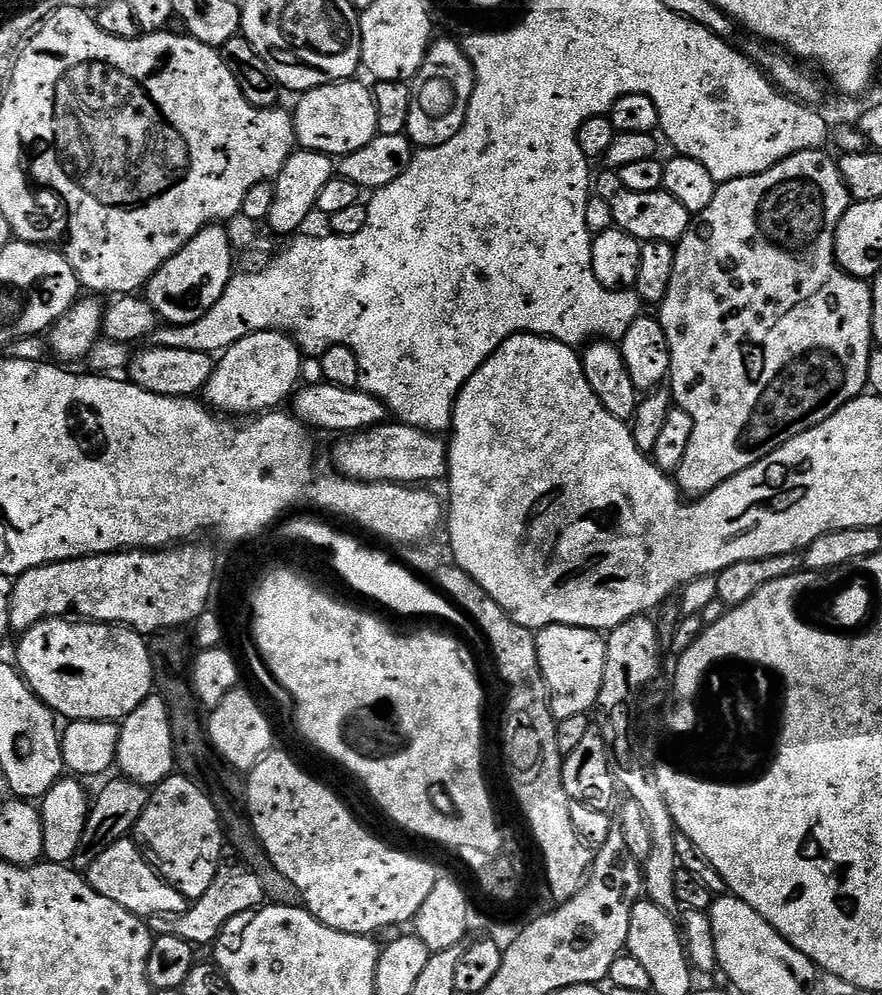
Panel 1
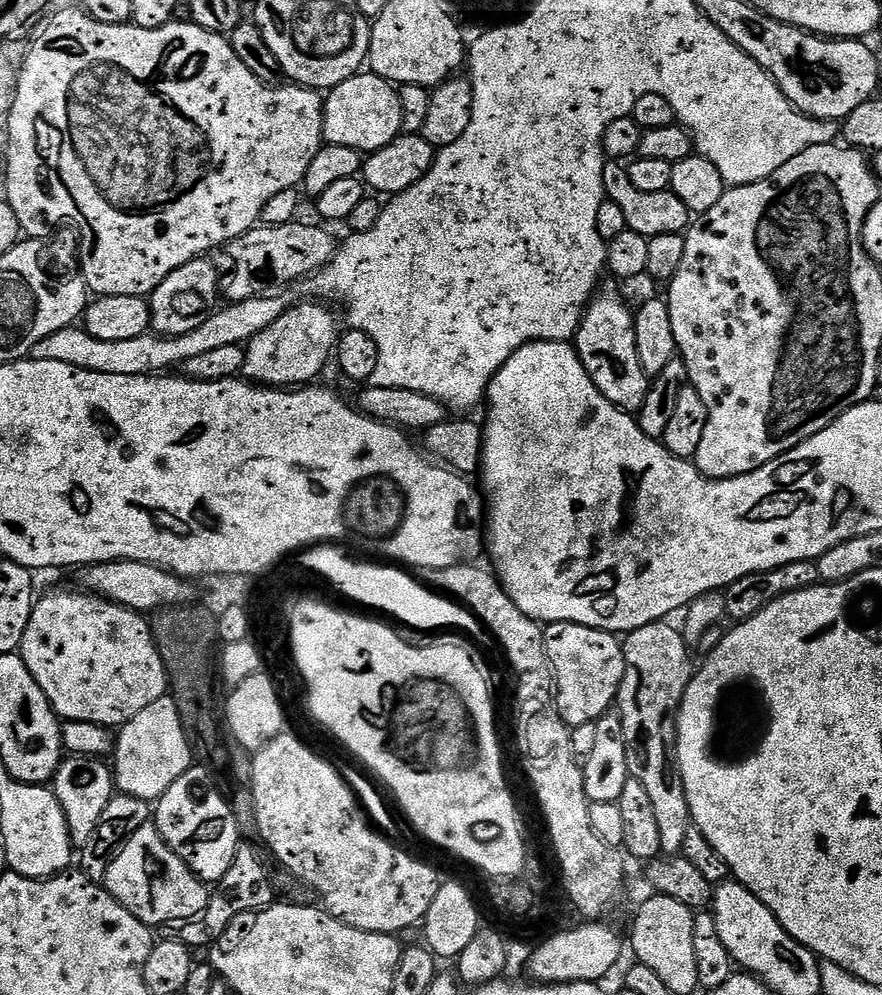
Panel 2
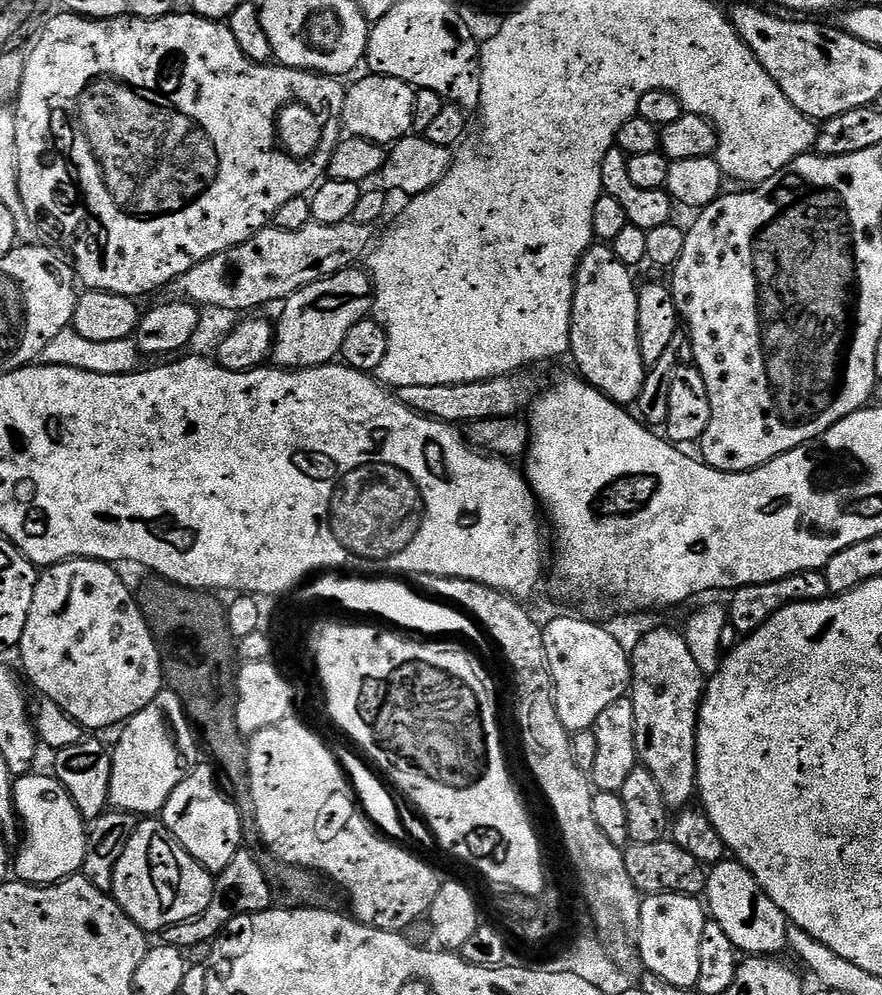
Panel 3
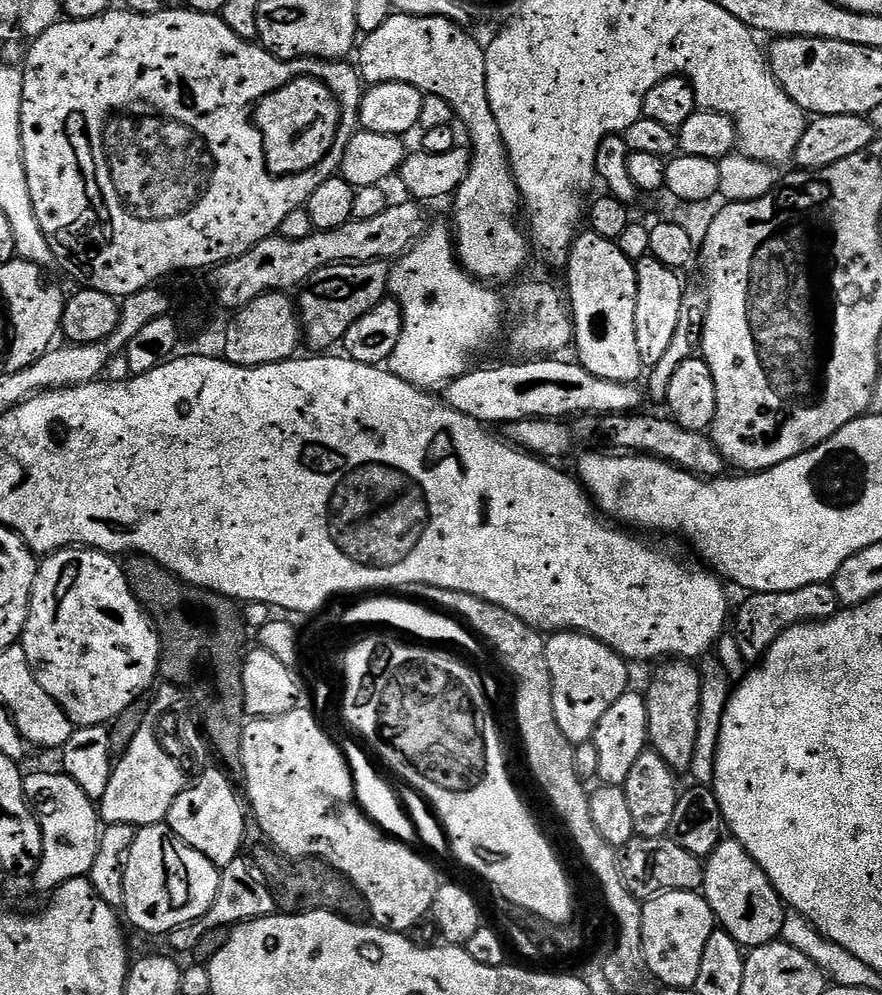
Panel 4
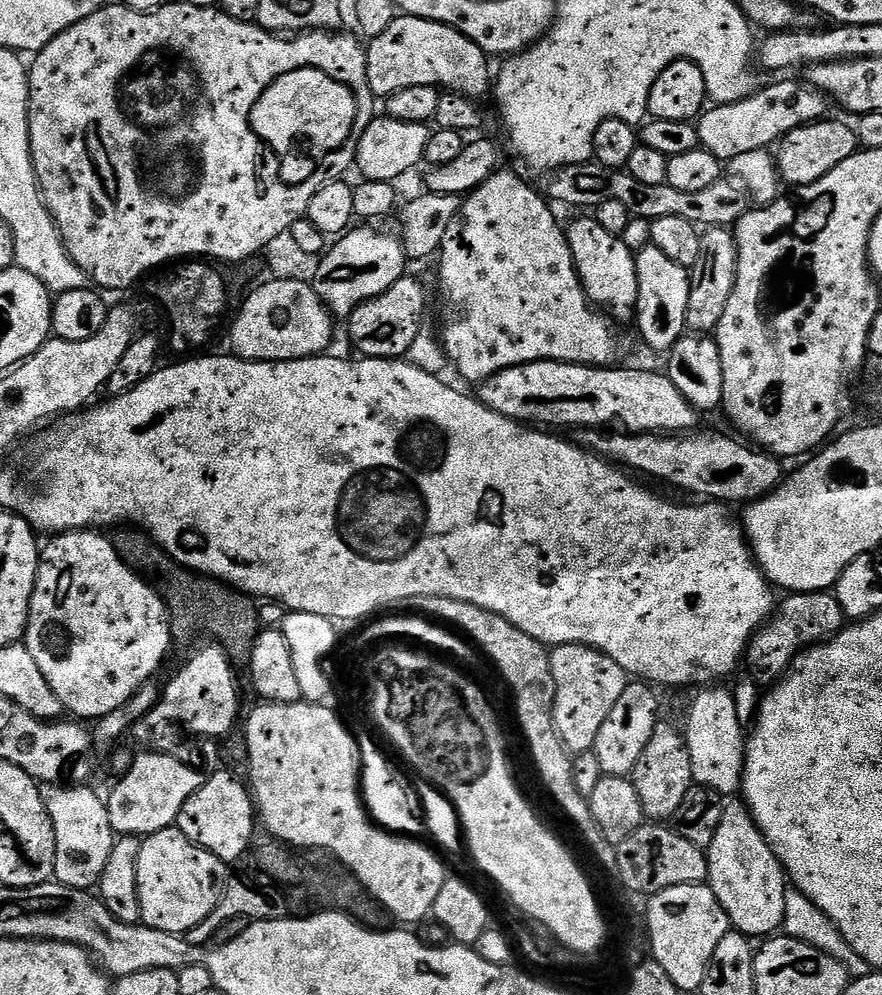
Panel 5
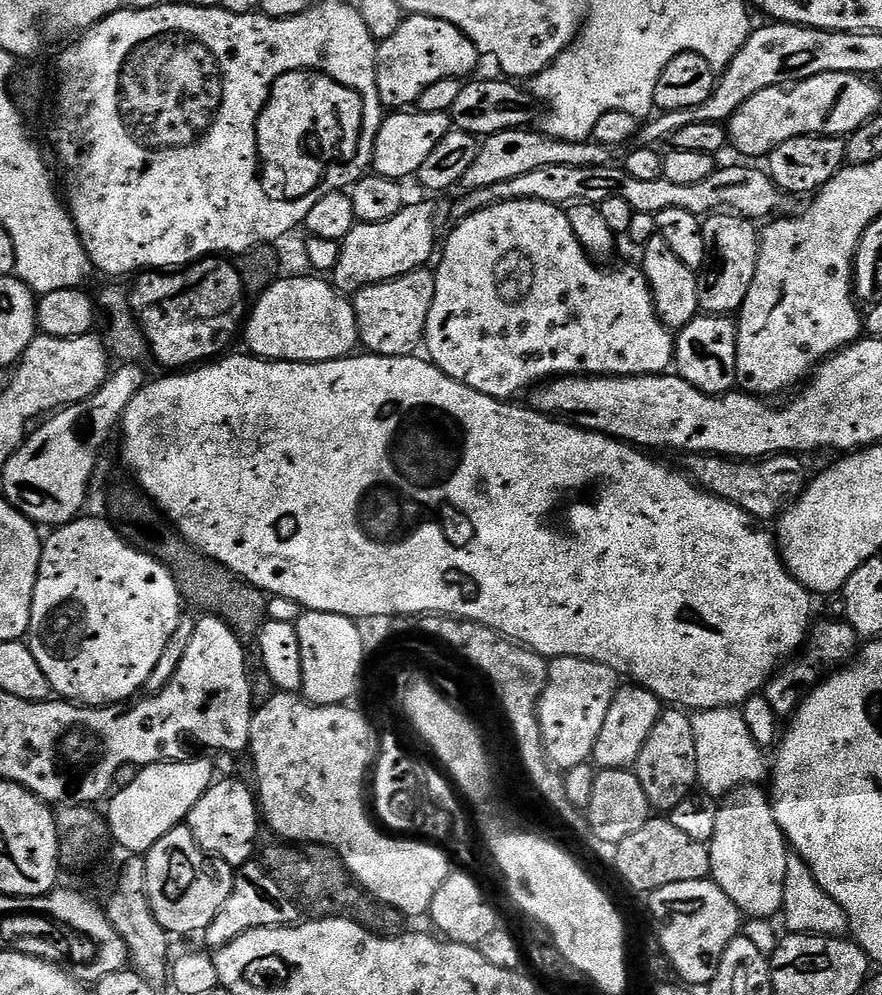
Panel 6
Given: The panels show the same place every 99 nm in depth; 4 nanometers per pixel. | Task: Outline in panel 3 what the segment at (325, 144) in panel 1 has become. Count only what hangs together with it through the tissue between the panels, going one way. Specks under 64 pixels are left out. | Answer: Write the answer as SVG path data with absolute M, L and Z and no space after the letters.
M364 74L364 77L357 82L356 85L351 85L348 88L348 93L346 94L346 106L342 110L342 128L348 136L357 136L363 140L369 140L375 144L381 146L391 146L396 143L397 140L400 140L403 136L409 135L412 132L412 119L414 118L414 98L416 97L416 89L412 85L402 82L398 78L390 78L389 76L378 76L375 74Z

